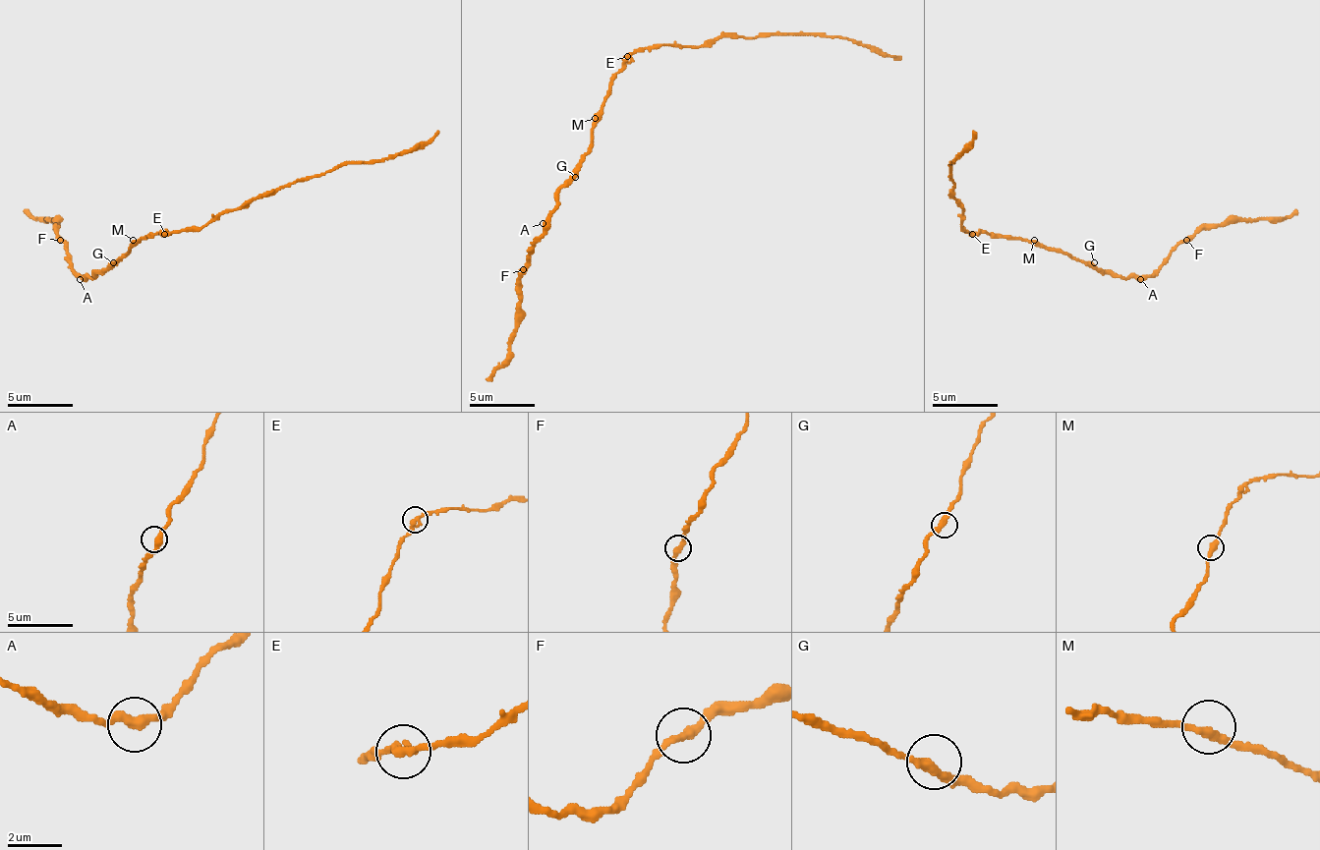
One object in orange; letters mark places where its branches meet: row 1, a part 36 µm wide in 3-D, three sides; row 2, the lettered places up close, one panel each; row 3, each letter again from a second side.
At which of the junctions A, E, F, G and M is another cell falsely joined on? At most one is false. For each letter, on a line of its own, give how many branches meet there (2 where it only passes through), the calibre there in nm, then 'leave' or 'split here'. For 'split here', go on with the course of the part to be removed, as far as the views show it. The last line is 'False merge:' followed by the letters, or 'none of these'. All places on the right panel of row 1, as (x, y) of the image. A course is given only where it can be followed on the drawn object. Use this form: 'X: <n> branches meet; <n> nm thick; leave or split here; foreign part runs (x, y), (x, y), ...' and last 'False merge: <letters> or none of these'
A: 2 branches meet; 360 nm thick; leave
E: 2 branches meet; 340 nm thick; leave
F: 2 branches meet; 320 nm thick; leave
G: 2 branches meet; 360 nm thick; leave
M: 2 branches meet; 320 nm thick; leave
False merge: none of these

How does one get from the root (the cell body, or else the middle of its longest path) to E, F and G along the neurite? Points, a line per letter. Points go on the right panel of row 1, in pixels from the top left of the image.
E: (1008, 237), (972, 233)
F: (1008, 237), (1034, 240), (1048, 250), (1061, 250), (1119, 276), (1150, 276), (1186, 240)
G: (1008, 237), (1034, 240), (1048, 250), (1061, 250), (1084, 262), (1094, 262)

